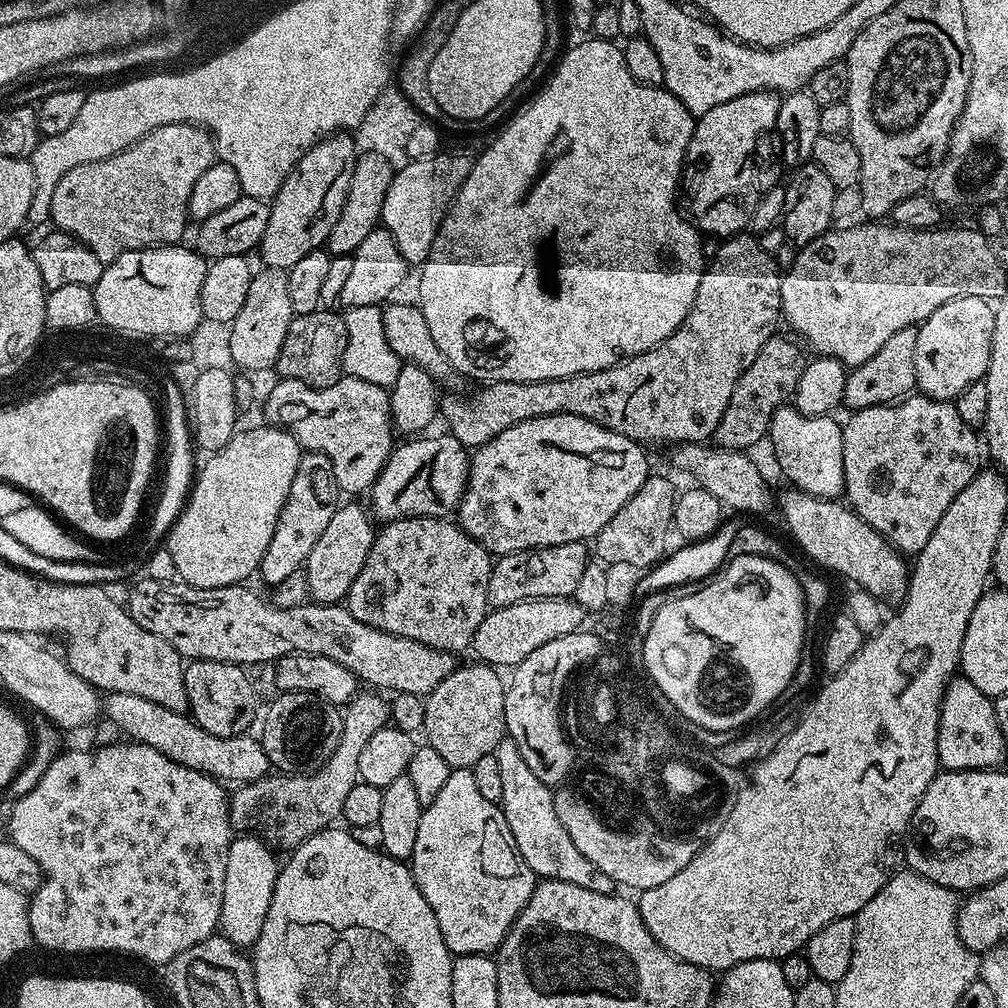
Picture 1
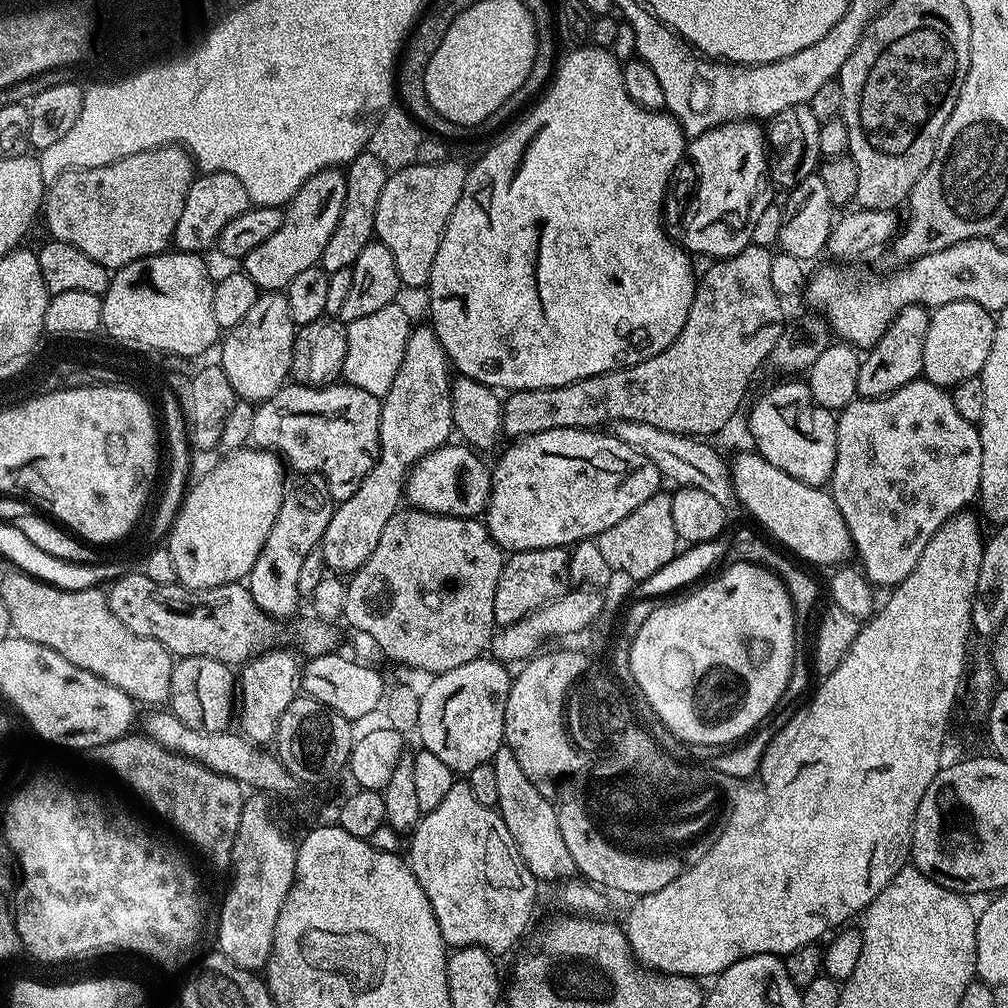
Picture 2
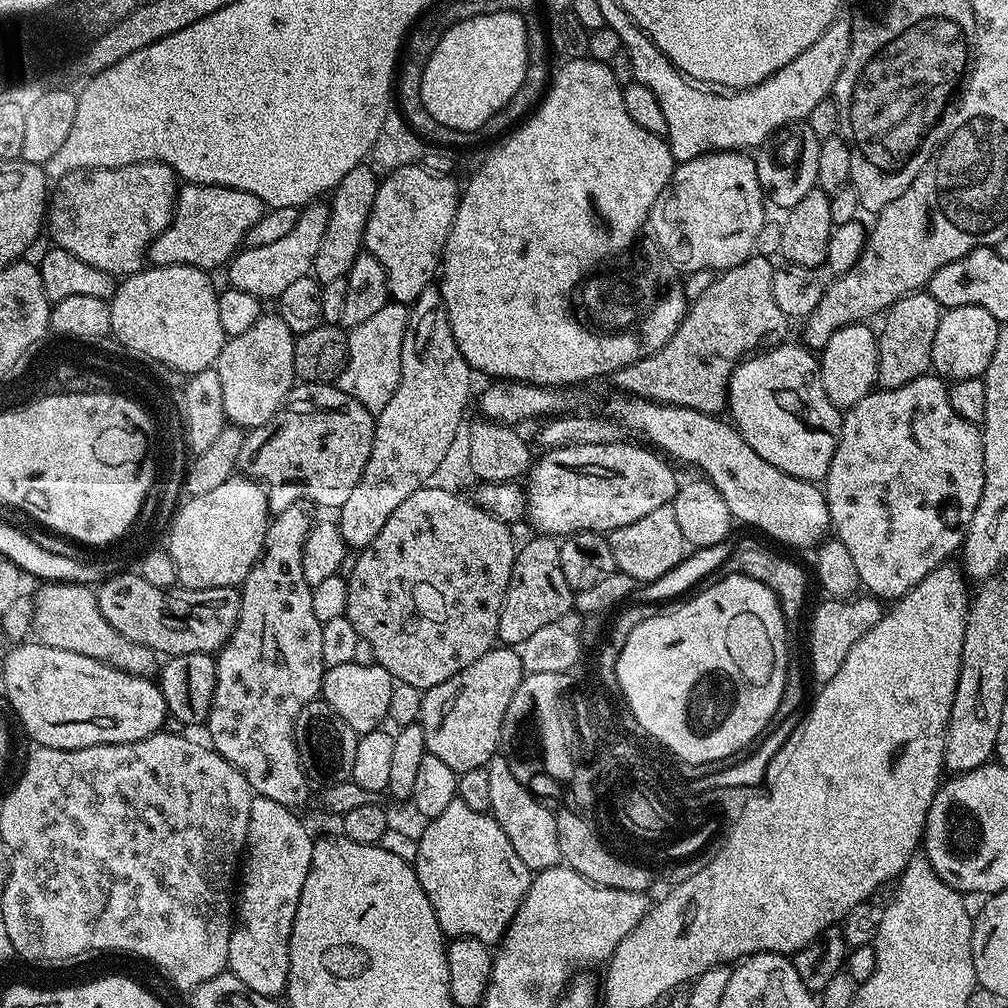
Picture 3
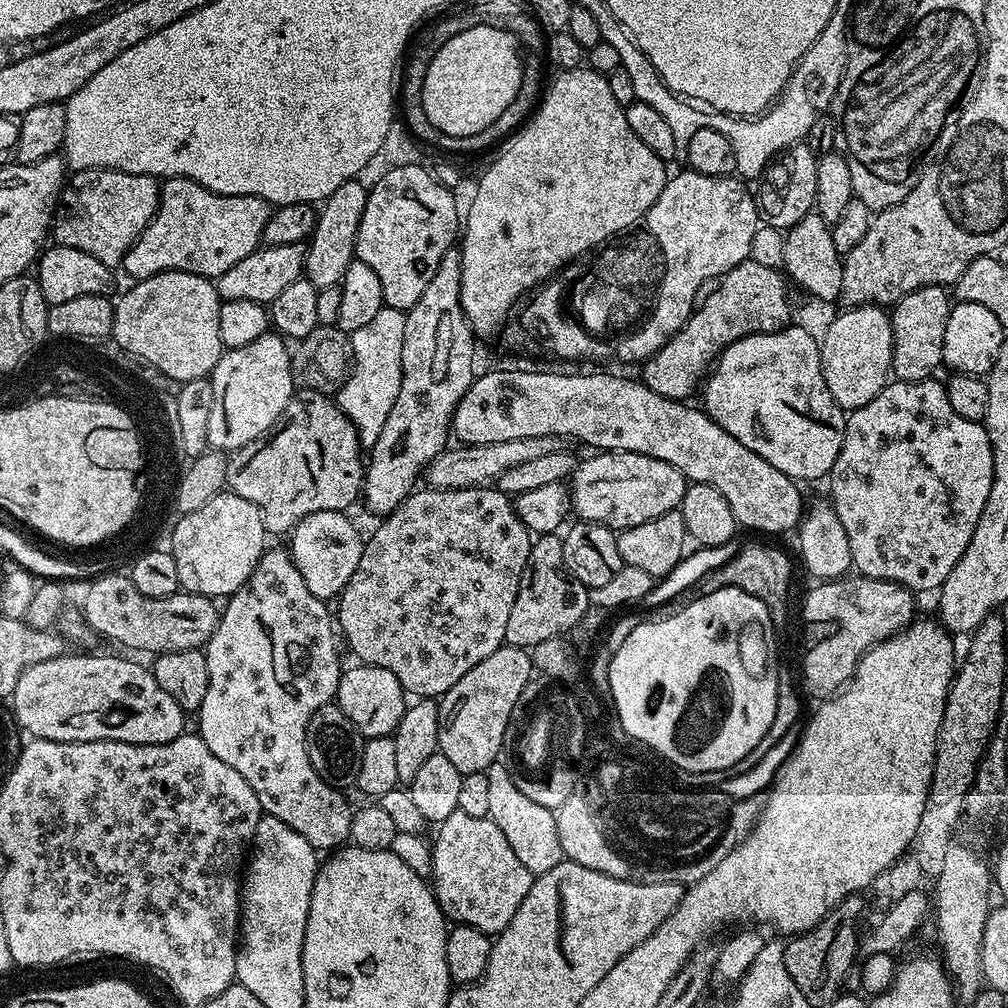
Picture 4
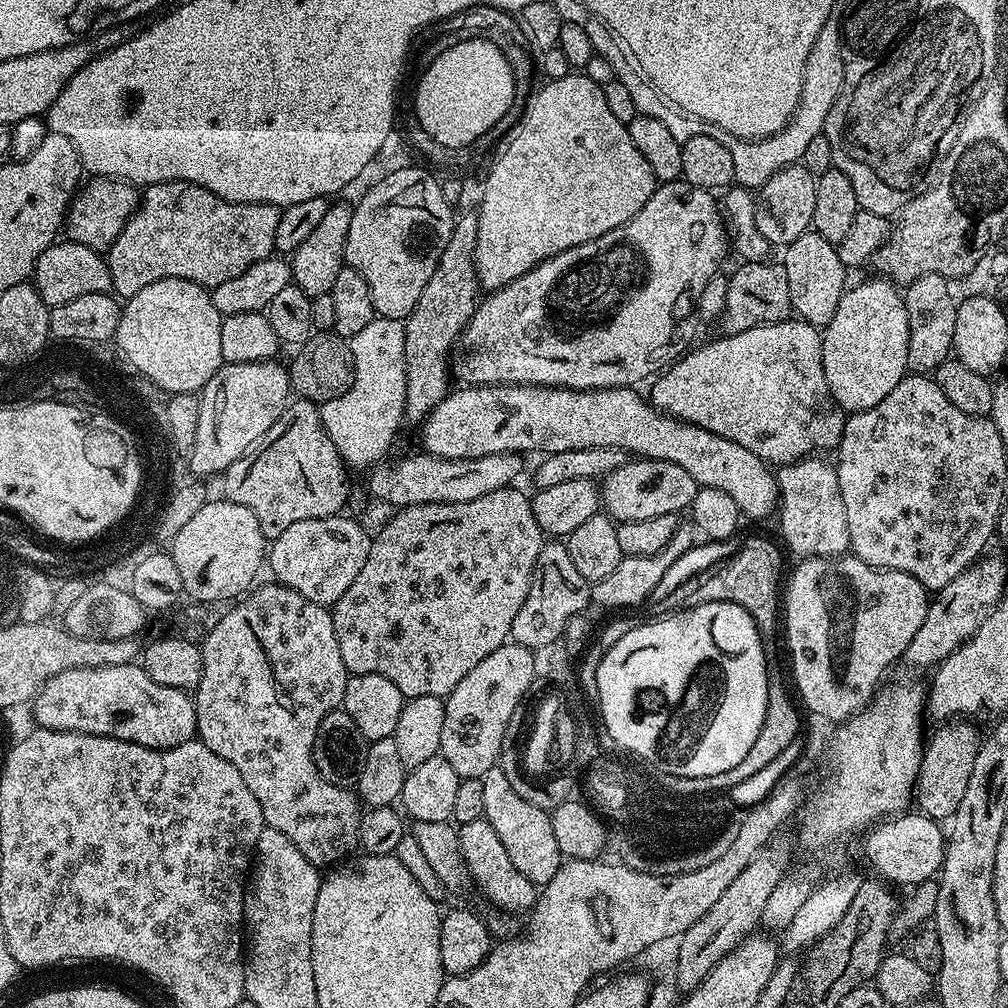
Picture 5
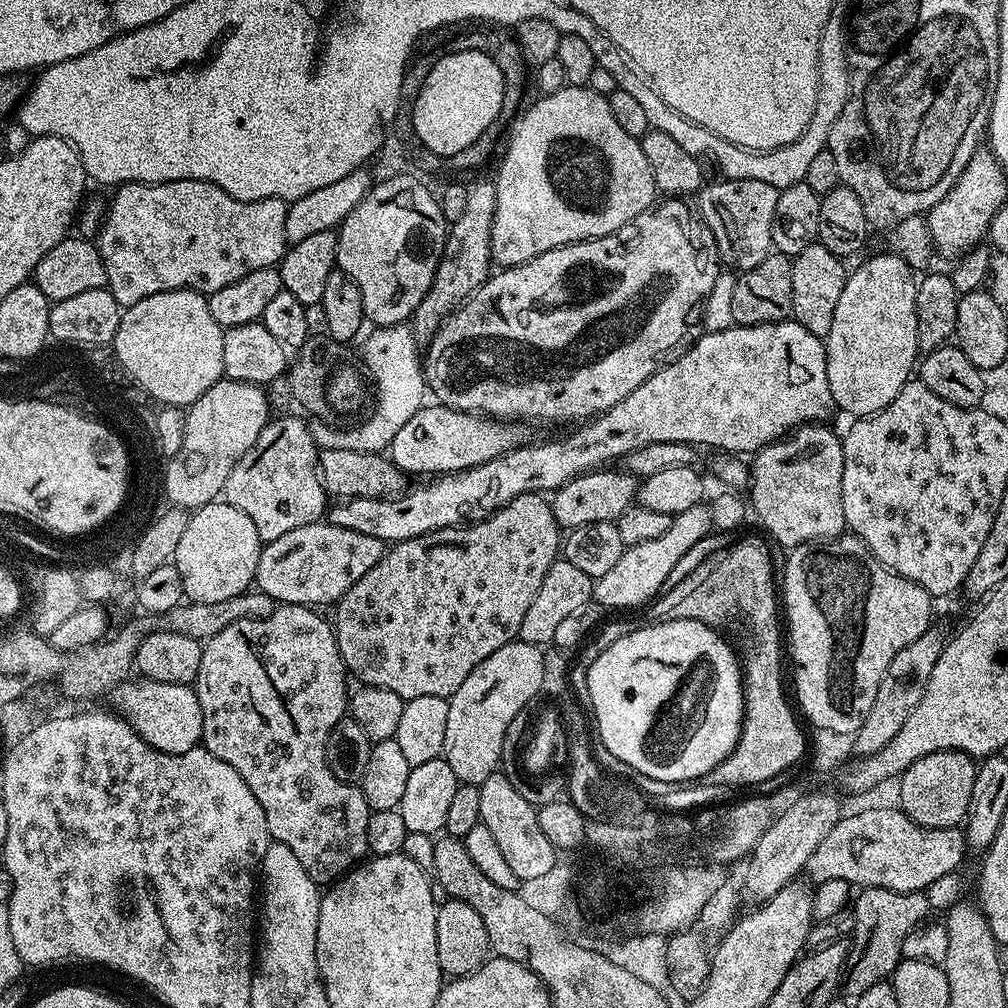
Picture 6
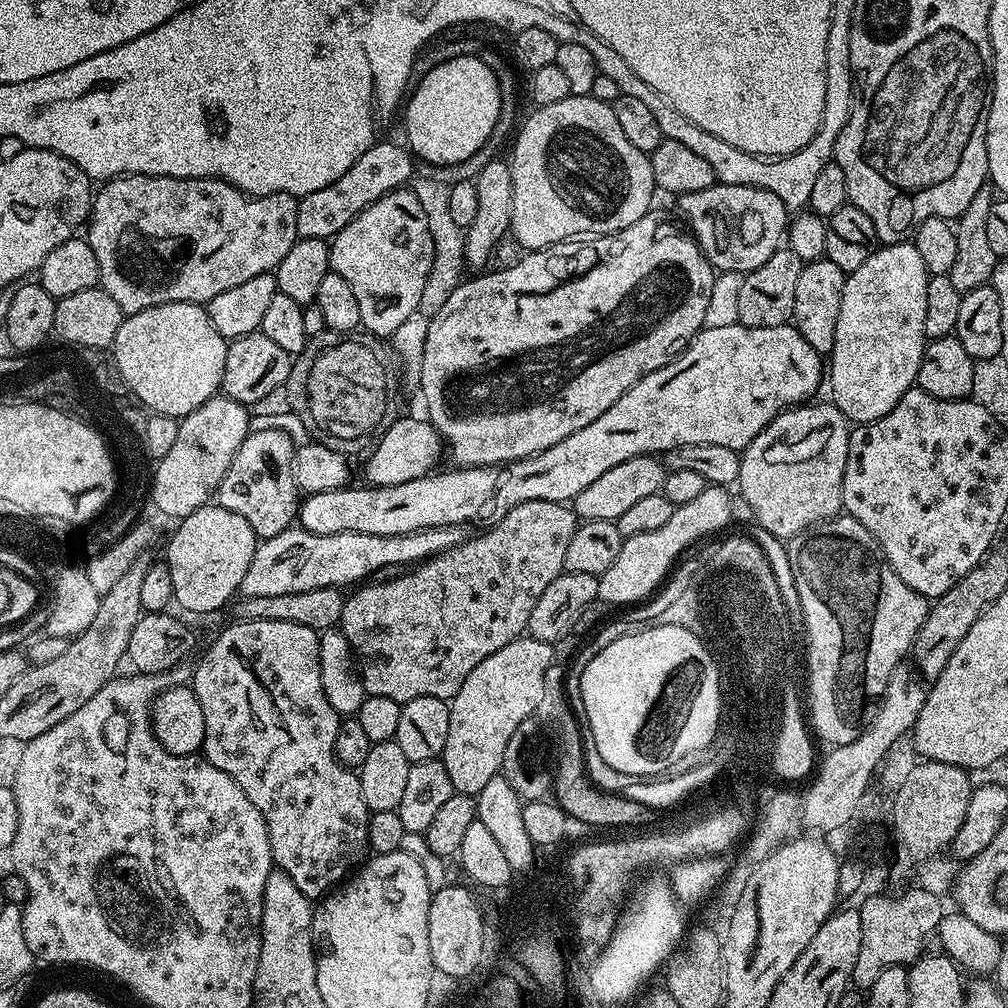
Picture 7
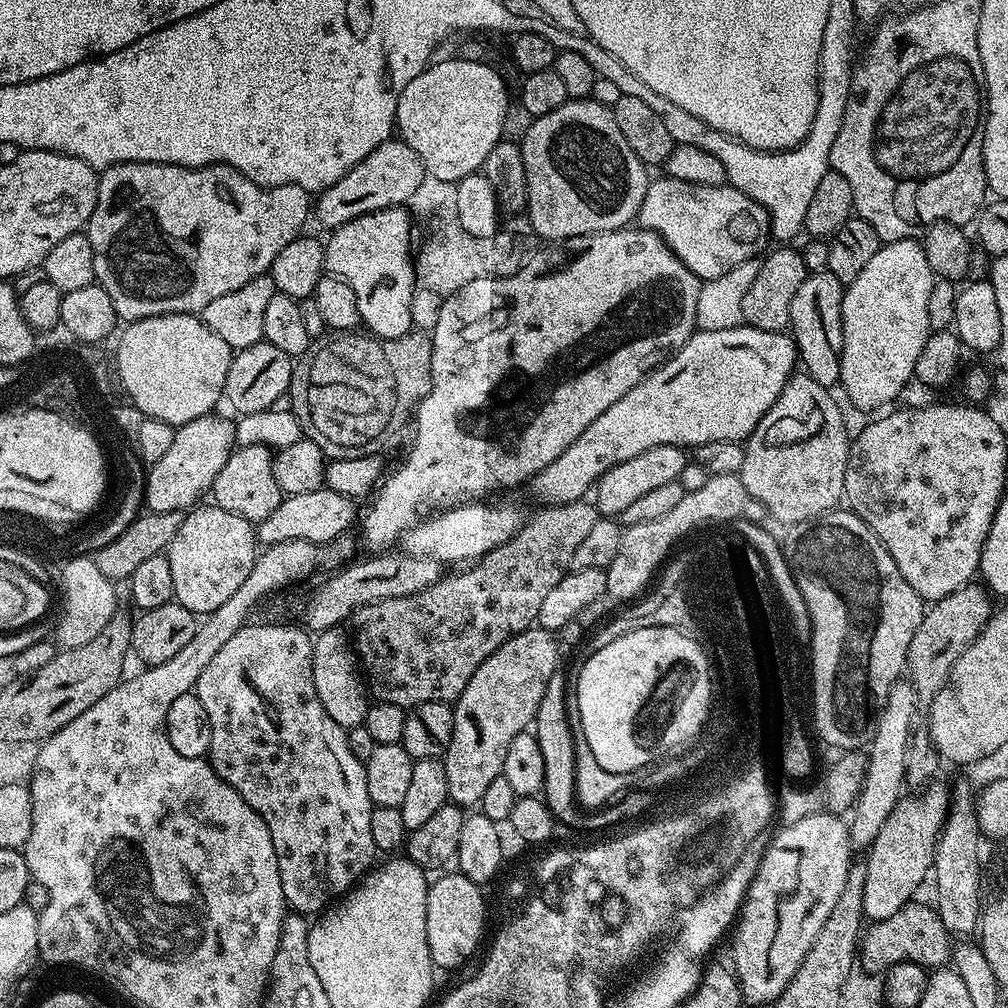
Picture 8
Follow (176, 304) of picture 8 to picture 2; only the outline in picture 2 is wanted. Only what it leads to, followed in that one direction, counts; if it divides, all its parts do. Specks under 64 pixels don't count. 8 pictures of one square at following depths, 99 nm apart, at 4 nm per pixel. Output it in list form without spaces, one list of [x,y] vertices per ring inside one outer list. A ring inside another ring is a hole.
[[[205,172],[197,175],[186,194],[186,206],[182,206],[178,226],[174,226],[172,244],[181,252],[207,253],[207,248],[219,241],[226,222],[238,218],[238,214],[247,212],[249,207],[246,186],[242,186],[242,182],[234,178],[234,174]]]

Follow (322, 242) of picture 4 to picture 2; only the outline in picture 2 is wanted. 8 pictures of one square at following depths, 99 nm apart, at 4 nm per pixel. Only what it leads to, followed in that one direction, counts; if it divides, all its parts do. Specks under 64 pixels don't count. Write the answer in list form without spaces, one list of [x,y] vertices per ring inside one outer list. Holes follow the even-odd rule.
[[[366,150],[352,159],[346,166],[346,202],[342,206],[342,214],[338,218],[338,226],[334,226],[334,234],[330,234],[330,242],[326,242],[326,250],[322,250],[319,267],[331,274],[351,268],[352,263],[362,254],[367,244],[373,243],[376,231],[376,211],[378,198],[382,198],[382,186],[386,186],[390,172],[384,168],[378,158],[374,158]]]

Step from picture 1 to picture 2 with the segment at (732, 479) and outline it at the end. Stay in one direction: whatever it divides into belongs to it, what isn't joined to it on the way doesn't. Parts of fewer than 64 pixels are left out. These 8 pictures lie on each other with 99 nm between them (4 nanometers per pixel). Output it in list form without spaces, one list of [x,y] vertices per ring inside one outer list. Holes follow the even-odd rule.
[[[619,420],[618,423],[611,425],[610,432],[618,438],[618,442],[642,454],[642,458],[650,458],[650,462],[658,466],[661,477],[665,481],[673,480],[673,485],[682,488],[703,490],[704,493],[711,494],[716,501],[726,506],[733,503],[734,493],[729,461],[723,460],[708,445],[711,443],[695,436],[683,436],[666,430],[658,430],[658,426],[646,426],[646,422],[630,422],[629,420]]]

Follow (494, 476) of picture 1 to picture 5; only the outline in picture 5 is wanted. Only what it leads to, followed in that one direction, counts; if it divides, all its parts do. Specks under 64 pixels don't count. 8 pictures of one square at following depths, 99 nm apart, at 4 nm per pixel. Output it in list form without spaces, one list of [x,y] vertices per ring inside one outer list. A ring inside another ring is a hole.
[[[629,459],[618,470],[603,477],[602,504],[613,520],[641,520],[658,518],[658,514],[680,514],[691,509],[698,485],[682,466],[665,460]]]

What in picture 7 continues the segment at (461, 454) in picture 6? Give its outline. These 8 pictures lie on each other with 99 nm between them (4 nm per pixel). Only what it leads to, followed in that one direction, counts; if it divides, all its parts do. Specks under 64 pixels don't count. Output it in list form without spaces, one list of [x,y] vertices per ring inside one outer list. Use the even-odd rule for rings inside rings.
[[[405,414],[383,429],[379,436],[376,449],[369,454],[368,461],[364,464],[364,476],[368,479],[365,481],[377,488],[398,486],[402,482],[414,482],[414,478],[429,475],[439,465],[436,463],[440,460],[440,451],[443,453],[446,448],[440,438],[440,431],[427,419],[415,420]]]

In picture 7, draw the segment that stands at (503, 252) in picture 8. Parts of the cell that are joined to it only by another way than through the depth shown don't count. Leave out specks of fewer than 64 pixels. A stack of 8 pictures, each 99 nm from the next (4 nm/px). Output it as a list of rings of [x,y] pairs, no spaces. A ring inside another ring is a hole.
[[[419,177],[412,186],[416,197],[425,211],[427,222],[430,224],[432,241],[435,244],[434,258],[431,262],[431,274],[426,280],[425,289],[419,298],[417,312],[423,317],[431,319],[434,314],[438,314],[443,303],[449,300],[450,294],[462,282],[465,269],[464,263],[464,235],[462,229],[454,223],[454,218],[450,215],[449,206],[449,186],[442,182],[435,182],[433,179]]]

